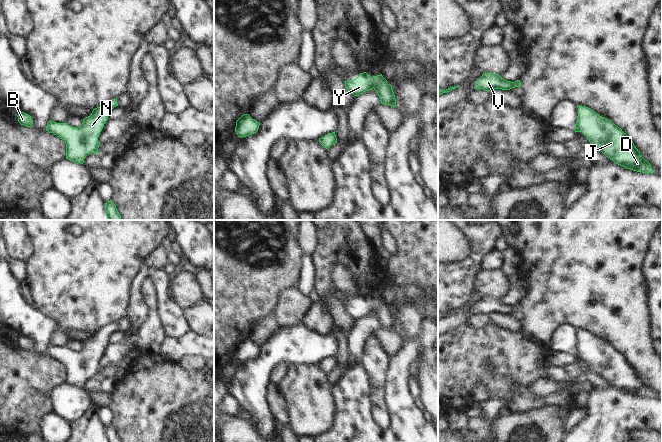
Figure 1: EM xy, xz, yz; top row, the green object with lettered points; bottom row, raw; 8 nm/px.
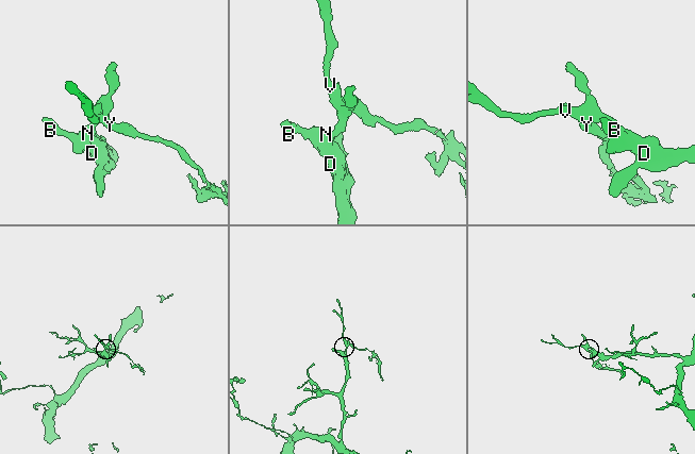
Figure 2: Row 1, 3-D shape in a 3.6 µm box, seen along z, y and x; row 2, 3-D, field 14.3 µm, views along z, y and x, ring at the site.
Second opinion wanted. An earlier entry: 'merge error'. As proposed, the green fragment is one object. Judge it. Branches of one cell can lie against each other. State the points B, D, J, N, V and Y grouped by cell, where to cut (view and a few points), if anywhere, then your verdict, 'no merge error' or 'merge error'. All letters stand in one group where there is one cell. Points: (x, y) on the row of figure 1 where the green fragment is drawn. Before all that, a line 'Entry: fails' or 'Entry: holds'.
Entry: fails
B D J N V Y; no cut; no merge error

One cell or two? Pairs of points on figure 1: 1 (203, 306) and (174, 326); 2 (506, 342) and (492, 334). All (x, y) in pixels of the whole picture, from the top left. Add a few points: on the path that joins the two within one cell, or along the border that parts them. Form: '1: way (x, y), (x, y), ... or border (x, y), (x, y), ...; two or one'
1: border (183, 311), (183, 316), (190, 330); two
2: way (503, 342), (500, 342), (495, 337); one

